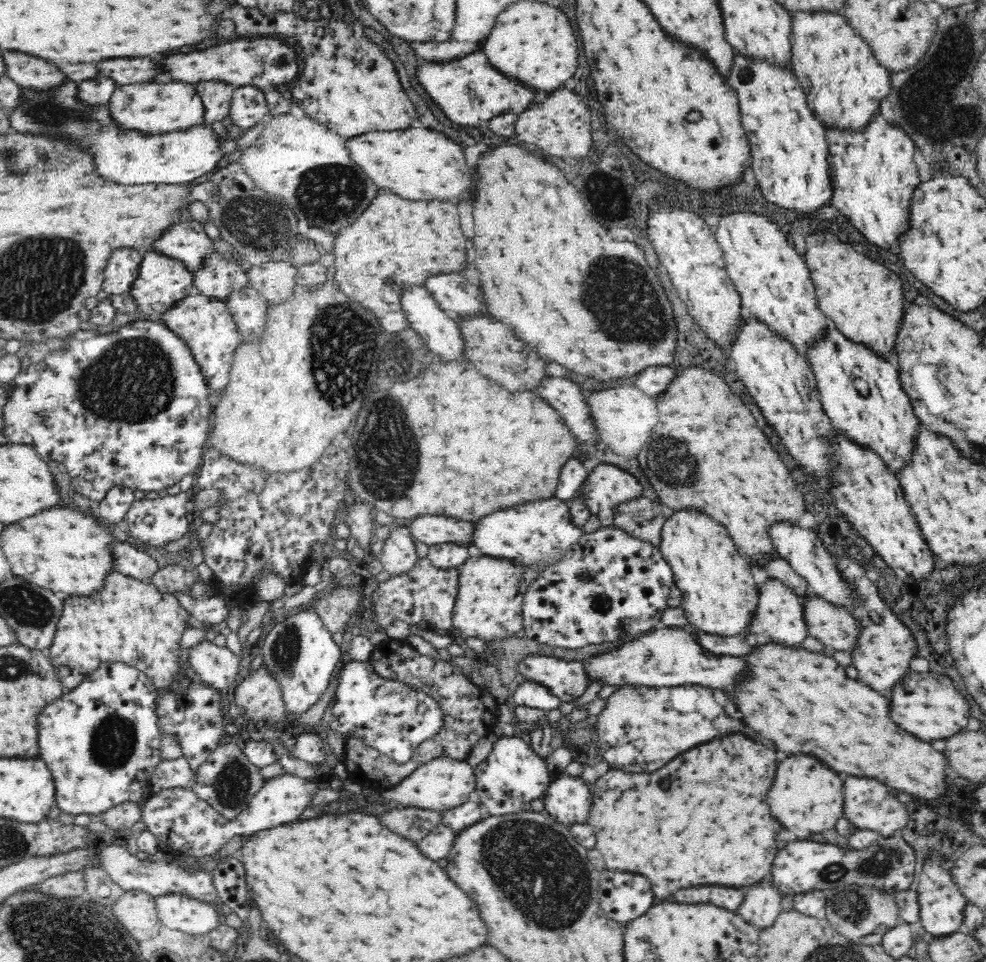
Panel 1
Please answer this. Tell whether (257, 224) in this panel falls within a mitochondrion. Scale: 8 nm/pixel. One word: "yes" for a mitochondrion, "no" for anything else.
yes

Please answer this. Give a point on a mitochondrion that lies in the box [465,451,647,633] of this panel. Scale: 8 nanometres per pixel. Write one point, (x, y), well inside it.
(592, 579)

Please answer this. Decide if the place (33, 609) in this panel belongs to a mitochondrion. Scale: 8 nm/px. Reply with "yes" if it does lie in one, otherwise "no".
yes

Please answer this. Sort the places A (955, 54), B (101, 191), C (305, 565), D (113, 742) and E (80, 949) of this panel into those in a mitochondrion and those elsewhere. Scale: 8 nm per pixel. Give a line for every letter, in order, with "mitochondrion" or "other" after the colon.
A: mitochondrion
B: other
C: other
D: mitochondrion
E: mitochondrion

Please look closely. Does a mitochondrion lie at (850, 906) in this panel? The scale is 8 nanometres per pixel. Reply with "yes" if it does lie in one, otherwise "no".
yes

